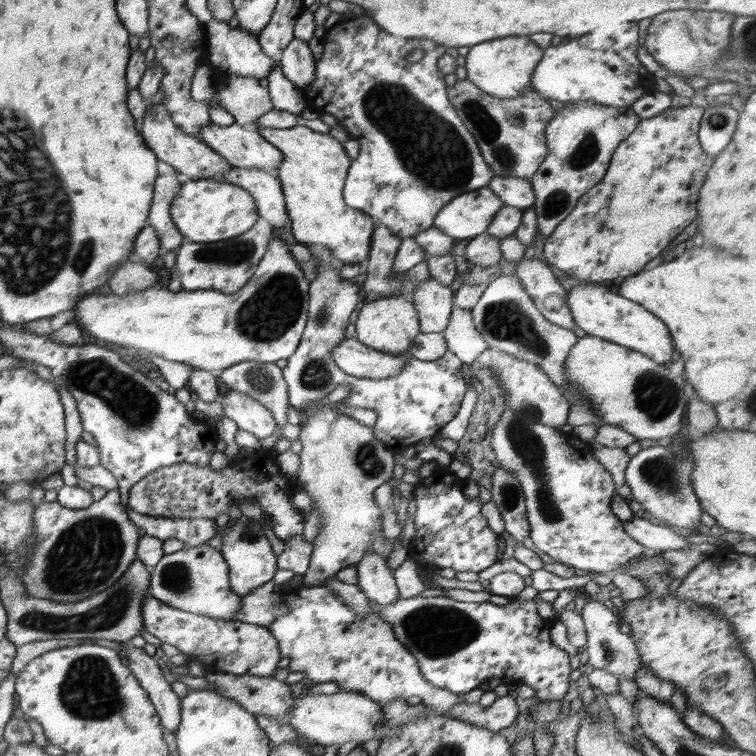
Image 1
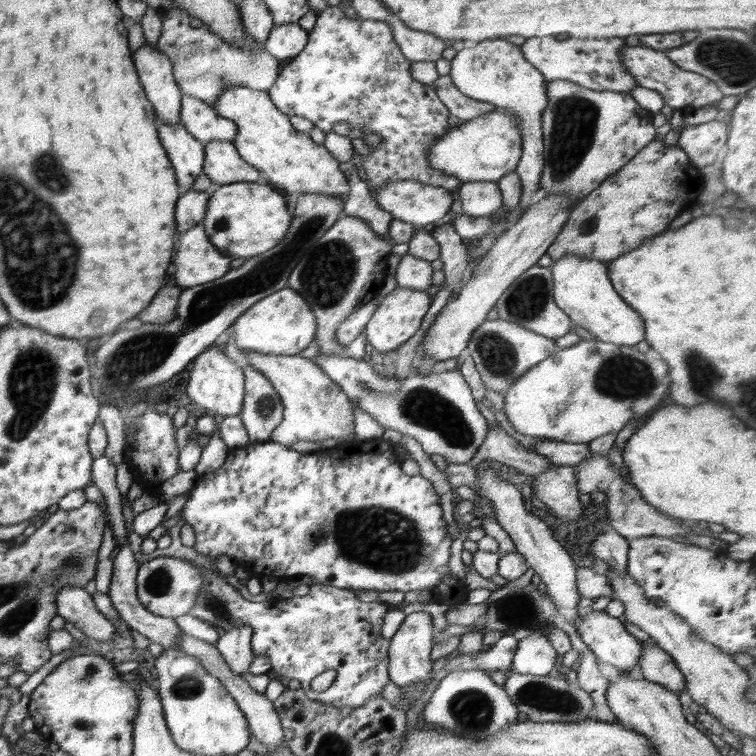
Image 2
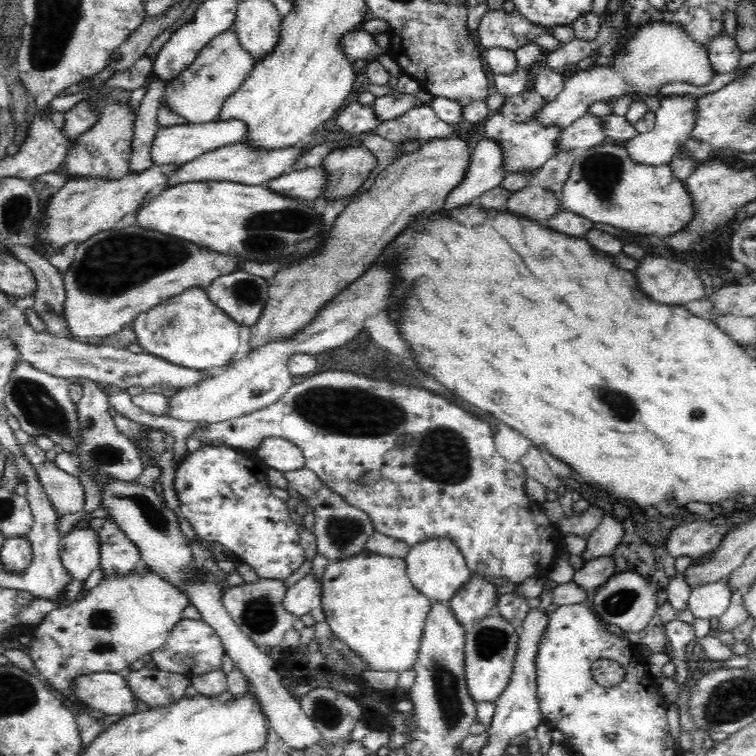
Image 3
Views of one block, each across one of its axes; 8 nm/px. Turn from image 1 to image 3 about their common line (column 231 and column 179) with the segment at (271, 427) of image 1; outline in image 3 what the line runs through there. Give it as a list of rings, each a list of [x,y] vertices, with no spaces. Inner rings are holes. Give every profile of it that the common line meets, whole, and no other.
[[[382,264],[368,270],[321,308],[312,322],[306,328],[302,328],[296,336],[291,336],[288,340],[274,340],[262,348],[252,349],[246,357],[231,367],[216,370],[196,384],[178,390],[169,398],[170,410],[164,416],[186,421],[206,421],[210,424],[237,418],[278,402],[294,384],[293,374],[287,368],[287,360],[298,352],[322,354],[326,350],[340,348],[356,339],[356,336],[362,333],[364,322],[369,316],[378,314],[388,306],[392,278],[392,270],[384,268]]]

